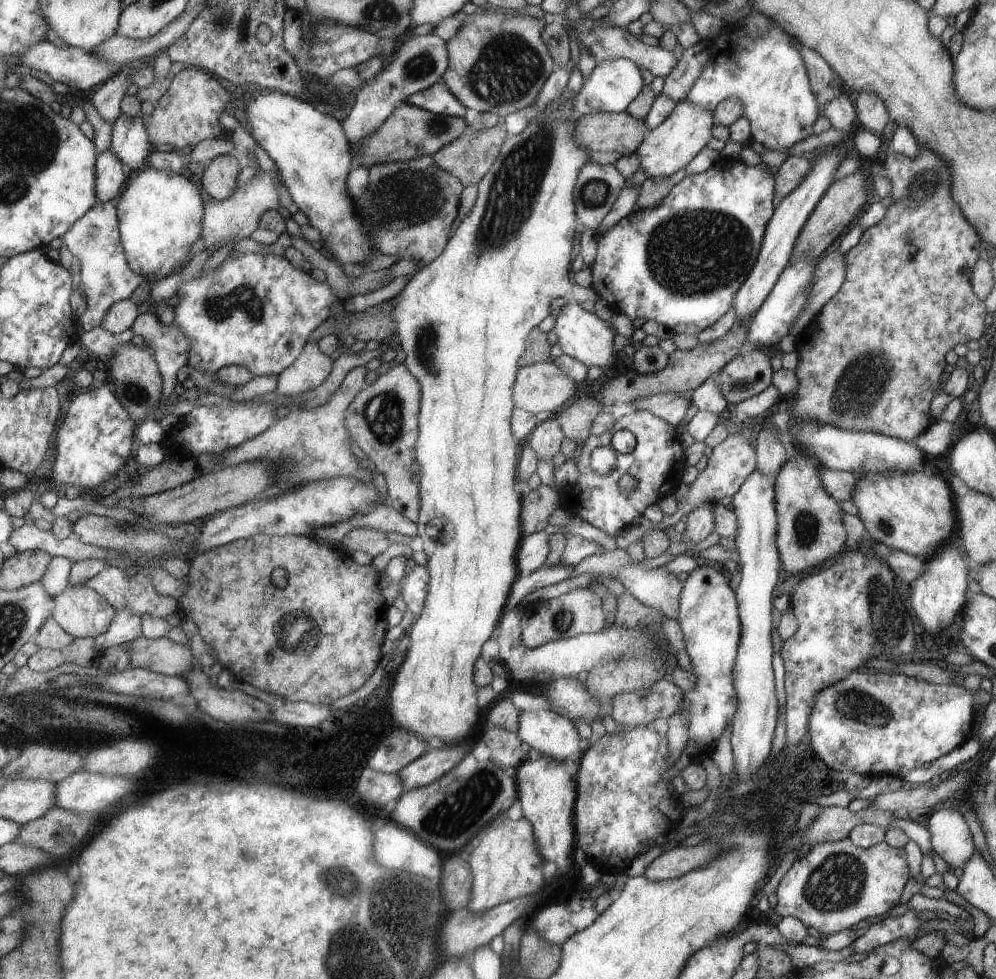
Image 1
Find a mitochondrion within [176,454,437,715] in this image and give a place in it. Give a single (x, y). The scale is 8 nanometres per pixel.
(305, 633)

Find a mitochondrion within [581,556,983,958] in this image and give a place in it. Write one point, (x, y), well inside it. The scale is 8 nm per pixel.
(837, 884)

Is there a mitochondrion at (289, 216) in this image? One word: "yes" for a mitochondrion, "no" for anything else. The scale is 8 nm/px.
no

